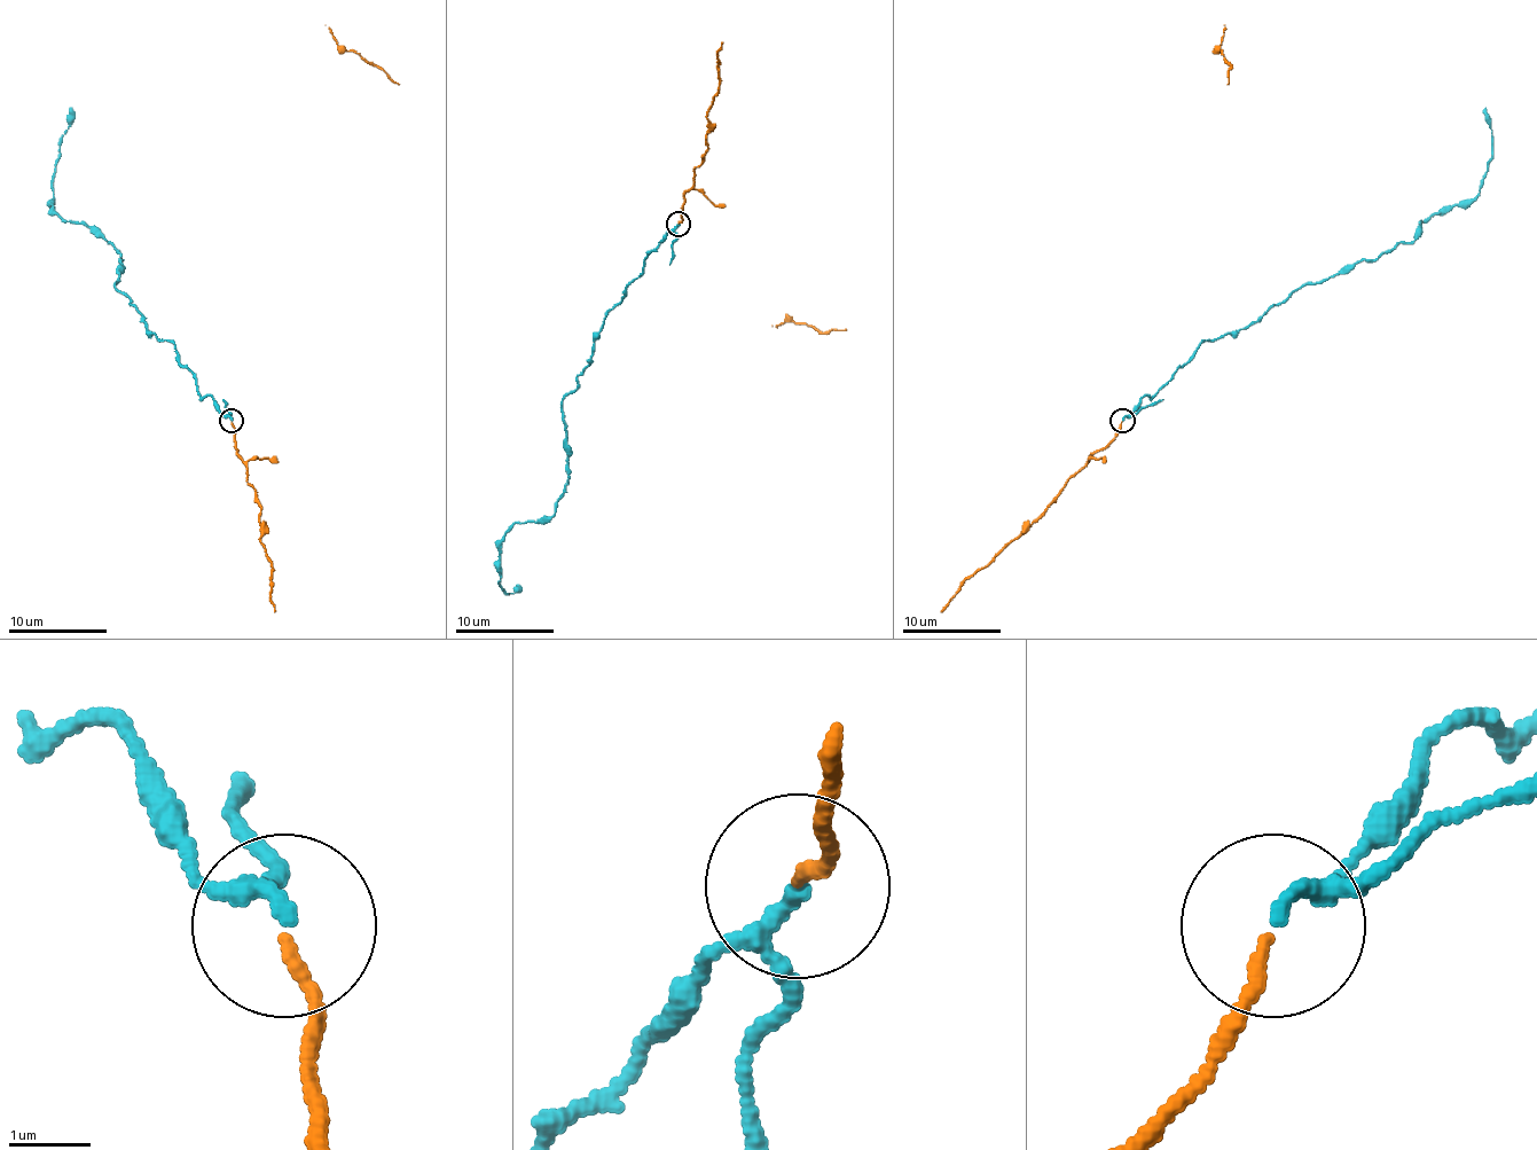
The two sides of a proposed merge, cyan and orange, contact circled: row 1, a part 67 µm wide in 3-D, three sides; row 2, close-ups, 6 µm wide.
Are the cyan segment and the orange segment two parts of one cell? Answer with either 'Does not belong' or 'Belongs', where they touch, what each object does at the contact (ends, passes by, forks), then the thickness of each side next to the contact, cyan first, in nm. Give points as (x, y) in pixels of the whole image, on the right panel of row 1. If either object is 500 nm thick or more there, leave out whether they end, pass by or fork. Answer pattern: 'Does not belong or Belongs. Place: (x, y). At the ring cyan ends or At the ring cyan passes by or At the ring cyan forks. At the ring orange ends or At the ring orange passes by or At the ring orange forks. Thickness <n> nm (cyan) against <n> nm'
Belongs. Place: (1122, 420). At the ring cyan passes by. At the ring orange ends. Thickness 140 nm (cyan) against 150 nm

